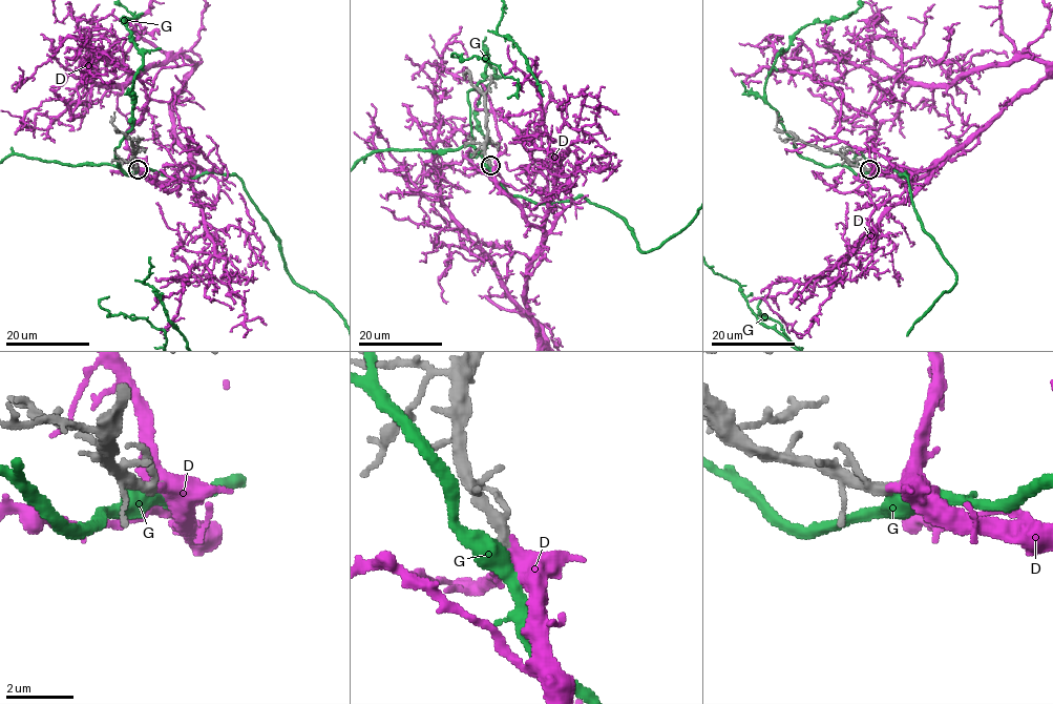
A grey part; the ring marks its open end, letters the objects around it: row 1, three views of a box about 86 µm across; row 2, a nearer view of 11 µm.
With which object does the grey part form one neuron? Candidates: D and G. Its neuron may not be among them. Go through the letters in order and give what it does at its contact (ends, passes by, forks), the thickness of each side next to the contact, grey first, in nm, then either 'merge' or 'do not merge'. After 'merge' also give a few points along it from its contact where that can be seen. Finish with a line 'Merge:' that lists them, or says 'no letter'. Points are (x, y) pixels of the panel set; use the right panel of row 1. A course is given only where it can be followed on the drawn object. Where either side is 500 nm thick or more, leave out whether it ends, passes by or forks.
D: it passes by; calibres 260 and 380 nm; merge
G: calibres 260 and 500 nm; do not merge
Merge: D

